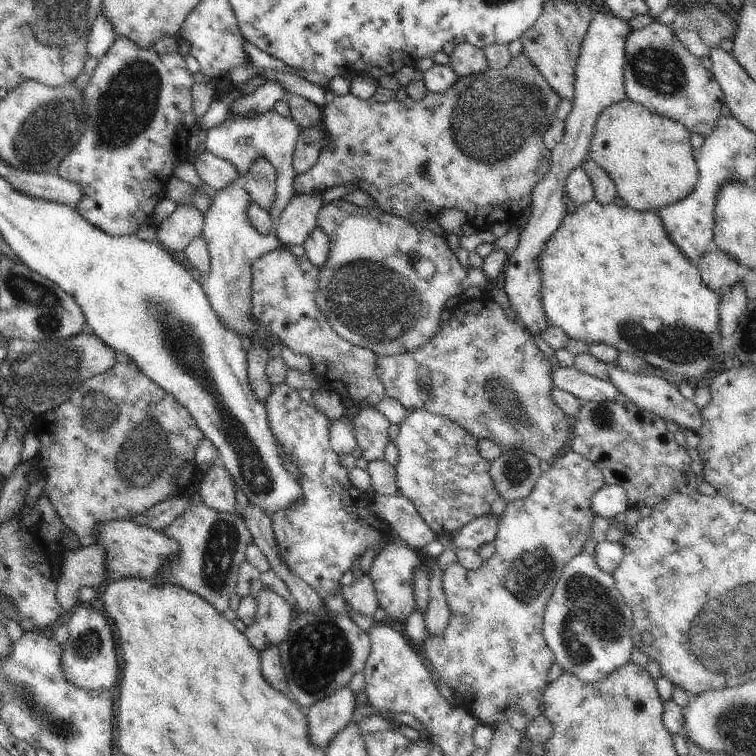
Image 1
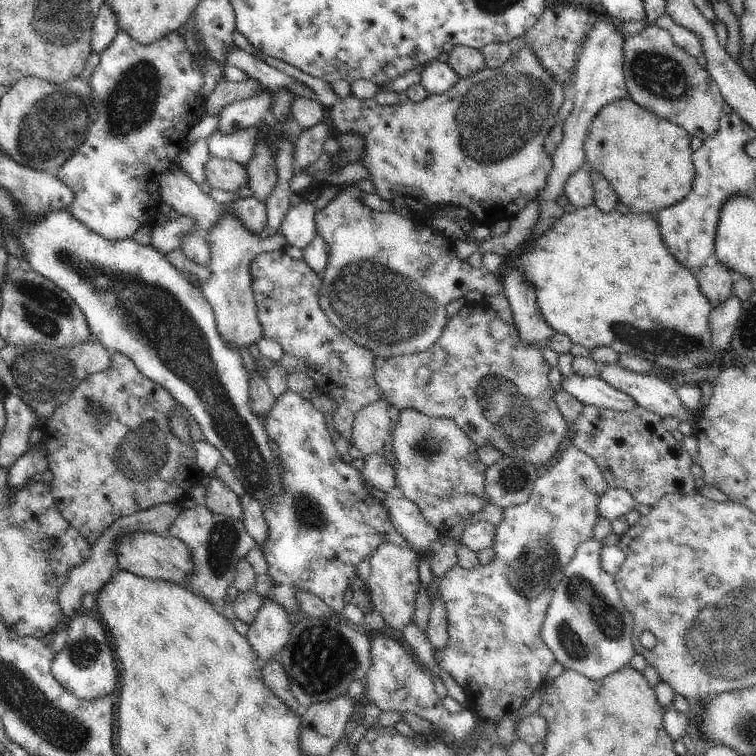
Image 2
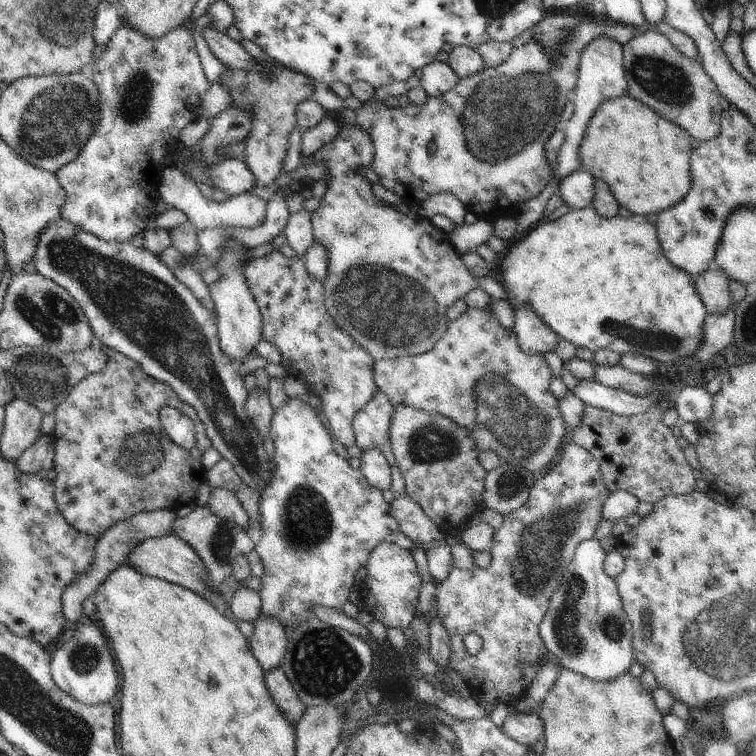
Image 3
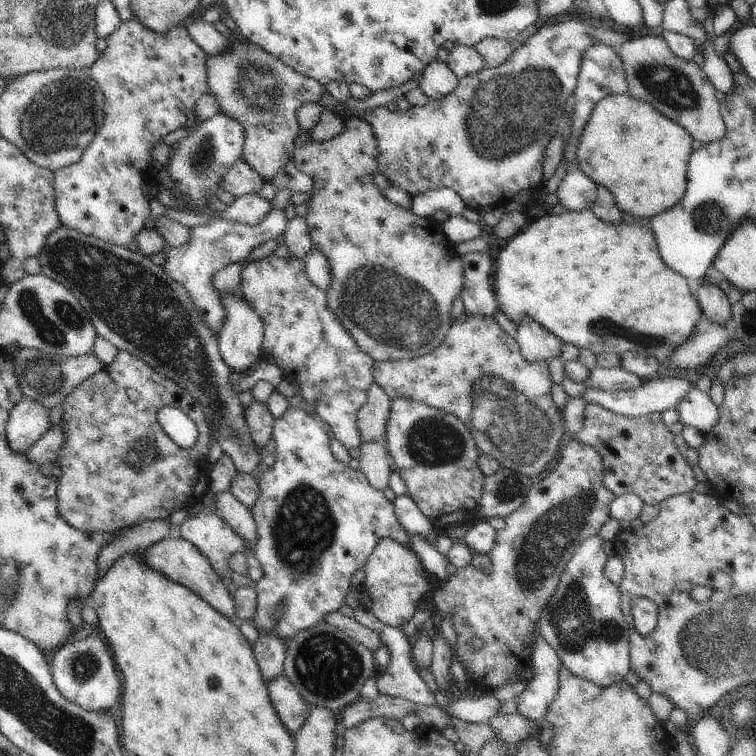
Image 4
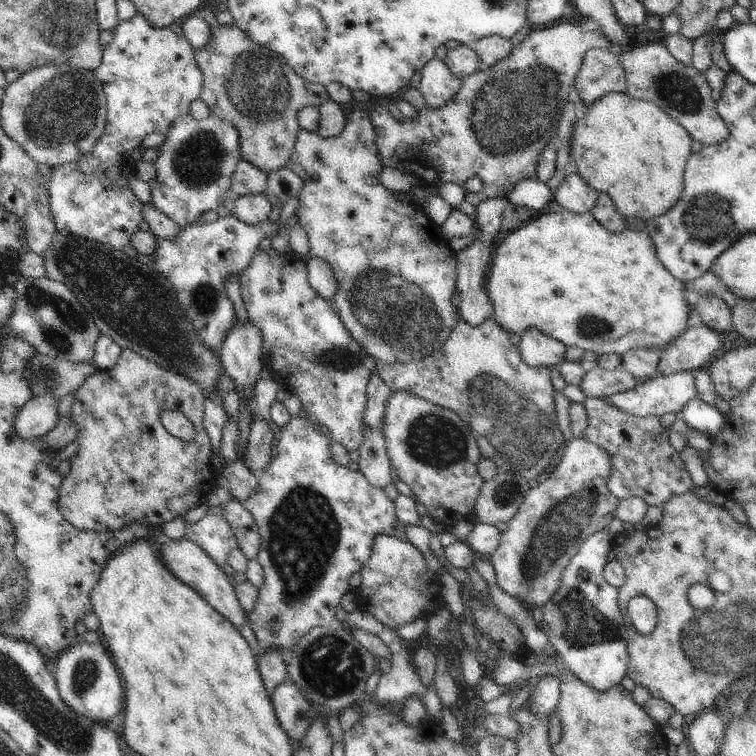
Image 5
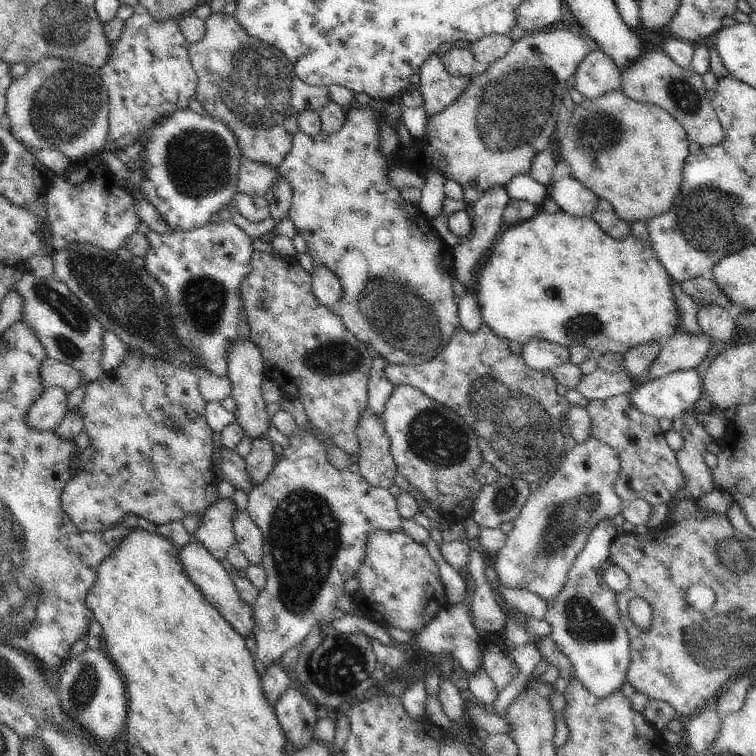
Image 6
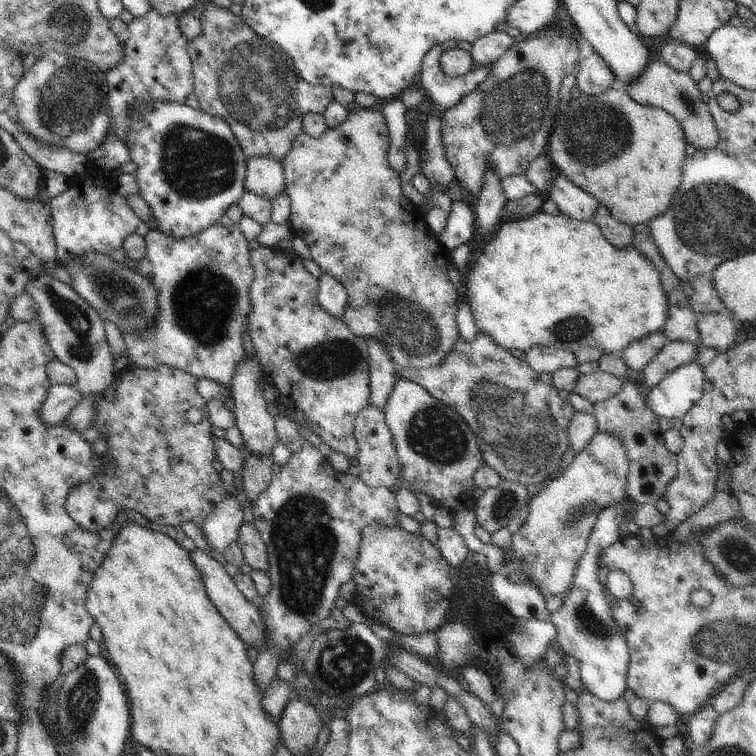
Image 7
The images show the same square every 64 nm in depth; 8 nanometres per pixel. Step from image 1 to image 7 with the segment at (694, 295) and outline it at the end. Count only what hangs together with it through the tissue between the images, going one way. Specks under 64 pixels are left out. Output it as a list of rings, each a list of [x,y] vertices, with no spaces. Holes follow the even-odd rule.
[[[538,210],[529,218],[508,219],[500,222],[491,236],[490,241],[486,241],[484,248],[478,249],[478,258],[474,264],[467,270],[465,274],[466,285],[465,300],[471,308],[474,322],[478,332],[490,336],[499,347],[505,348],[507,351],[520,350],[526,353],[532,347],[542,345],[544,347],[552,347],[554,349],[562,349],[575,353],[579,348],[592,347],[600,349],[602,352],[614,353],[620,355],[635,340],[640,340],[653,332],[663,330],[666,319],[668,318],[667,298],[661,283],[661,276],[657,268],[645,259],[641,252],[634,246],[622,251],[604,238],[602,231],[596,224],[586,221],[577,221],[568,218],[562,213],[550,215],[543,210]]]

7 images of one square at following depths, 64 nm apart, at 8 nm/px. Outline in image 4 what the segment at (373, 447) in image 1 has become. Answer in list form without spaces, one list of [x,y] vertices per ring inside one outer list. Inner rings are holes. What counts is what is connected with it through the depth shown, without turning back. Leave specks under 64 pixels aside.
[[[376,381],[370,385],[366,404],[357,414],[357,428],[362,443],[385,440],[391,401],[392,399]]]

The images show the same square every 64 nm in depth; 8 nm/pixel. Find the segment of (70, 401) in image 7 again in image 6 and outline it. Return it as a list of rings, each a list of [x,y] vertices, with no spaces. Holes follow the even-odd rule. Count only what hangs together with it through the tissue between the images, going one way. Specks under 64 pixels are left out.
[[[61,386],[46,388],[28,411],[29,425],[39,431],[54,431],[69,411],[69,396]]]

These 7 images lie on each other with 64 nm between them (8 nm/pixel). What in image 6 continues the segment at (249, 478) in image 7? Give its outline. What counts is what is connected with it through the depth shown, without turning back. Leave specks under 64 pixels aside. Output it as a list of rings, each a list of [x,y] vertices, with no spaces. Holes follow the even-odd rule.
[[[254,439],[250,453],[245,456],[246,470],[252,483],[252,489],[267,481],[275,462],[272,442],[268,439]]]

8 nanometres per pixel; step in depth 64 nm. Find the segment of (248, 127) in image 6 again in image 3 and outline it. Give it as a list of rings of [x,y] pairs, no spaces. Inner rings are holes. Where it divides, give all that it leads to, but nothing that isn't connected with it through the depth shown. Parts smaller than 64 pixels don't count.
[[[255,59],[268,73],[230,66],[222,72],[220,83],[233,100],[232,106],[249,113],[251,129],[245,138],[244,160],[257,178],[257,186],[269,186],[279,176],[289,149],[289,136],[297,127],[295,110],[302,101],[314,98],[314,81],[309,76],[285,67],[282,63]]]

